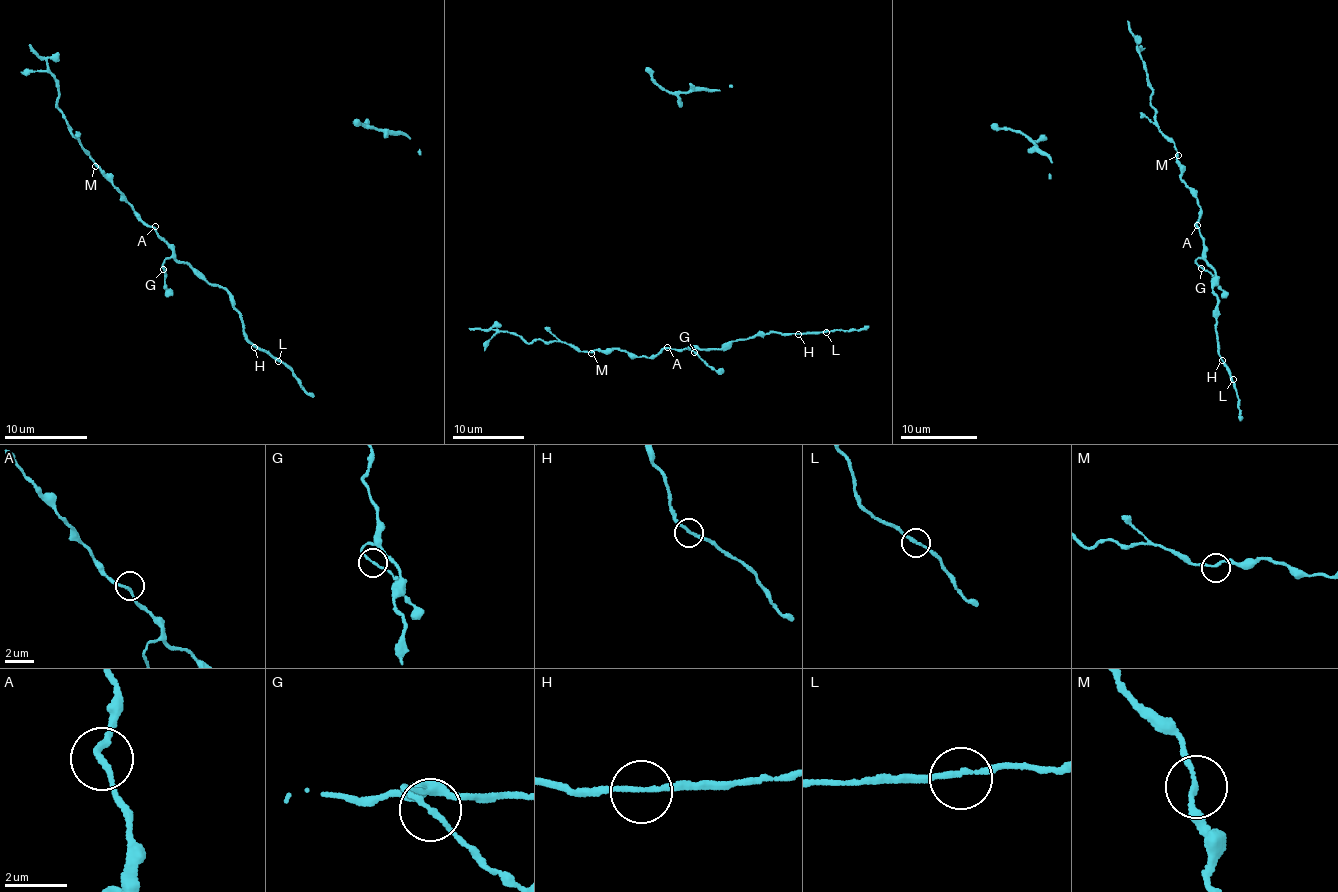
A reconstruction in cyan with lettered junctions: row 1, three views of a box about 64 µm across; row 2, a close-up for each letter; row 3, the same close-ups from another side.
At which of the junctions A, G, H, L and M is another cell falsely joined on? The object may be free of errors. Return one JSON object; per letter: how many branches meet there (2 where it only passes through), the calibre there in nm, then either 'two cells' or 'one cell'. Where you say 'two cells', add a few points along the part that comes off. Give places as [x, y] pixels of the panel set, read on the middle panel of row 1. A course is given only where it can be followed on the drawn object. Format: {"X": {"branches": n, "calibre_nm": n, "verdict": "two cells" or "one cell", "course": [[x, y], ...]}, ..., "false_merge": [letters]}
{"A": {"branches": 2, "calibre_nm": 170, "verdict": "one cell"}, "G": {"branches": 2, "calibre_nm": 140, "verdict": "one cell"}, "H": {"branches": 2, "calibre_nm": 150, "verdict": "one cell"}, "L": {"branches": 2, "calibre_nm": 170, "verdict": "one cell"}, "M": {"branches": 2, "calibre_nm": 160, "verdict": "one cell"}, "false_merge": []}

